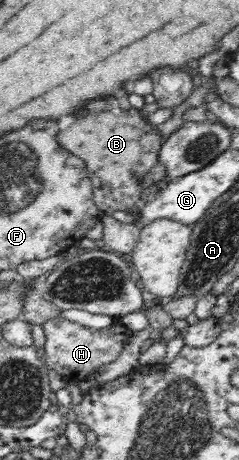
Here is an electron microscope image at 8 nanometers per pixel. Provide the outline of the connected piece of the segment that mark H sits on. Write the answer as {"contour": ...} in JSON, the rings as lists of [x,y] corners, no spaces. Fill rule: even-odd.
{"contour":[[[57,316],[42,323],[45,334],[44,362],[66,382],[83,381],[96,372],[103,364],[114,362],[119,357],[130,334],[118,324],[110,328],[95,329],[71,322]]]}

